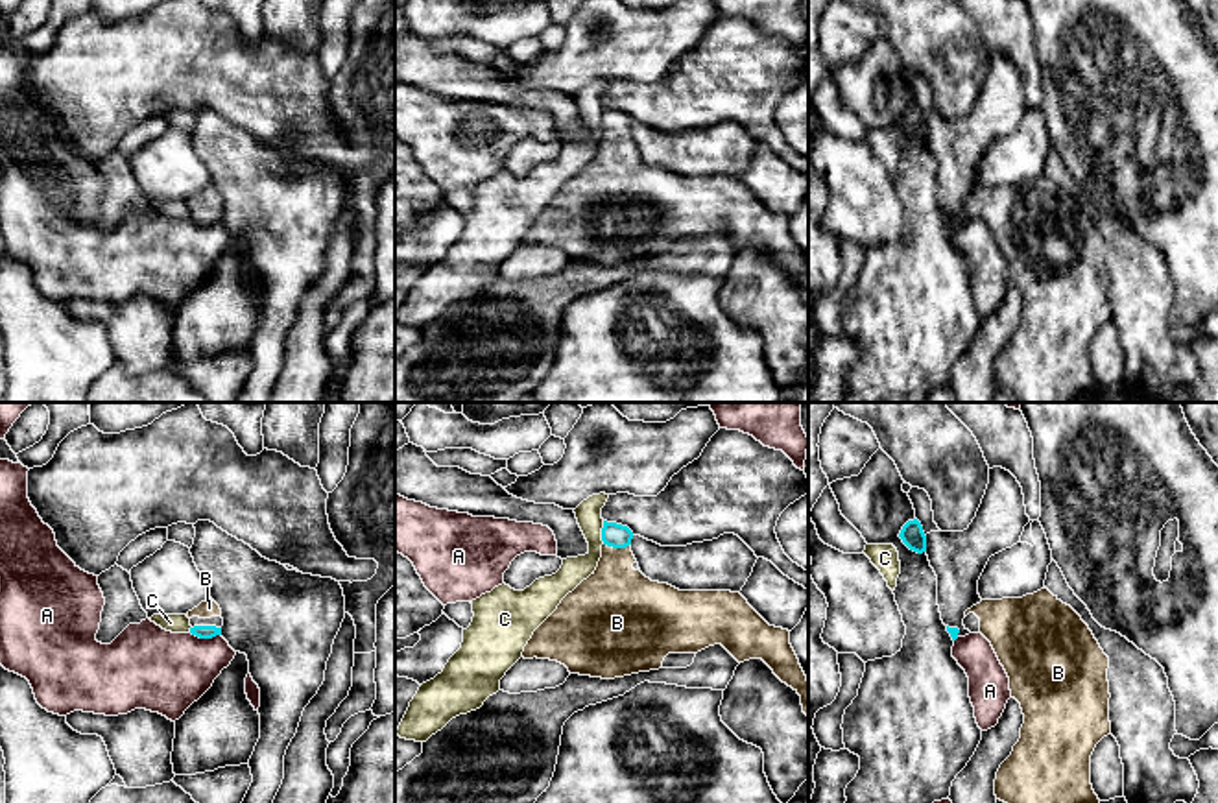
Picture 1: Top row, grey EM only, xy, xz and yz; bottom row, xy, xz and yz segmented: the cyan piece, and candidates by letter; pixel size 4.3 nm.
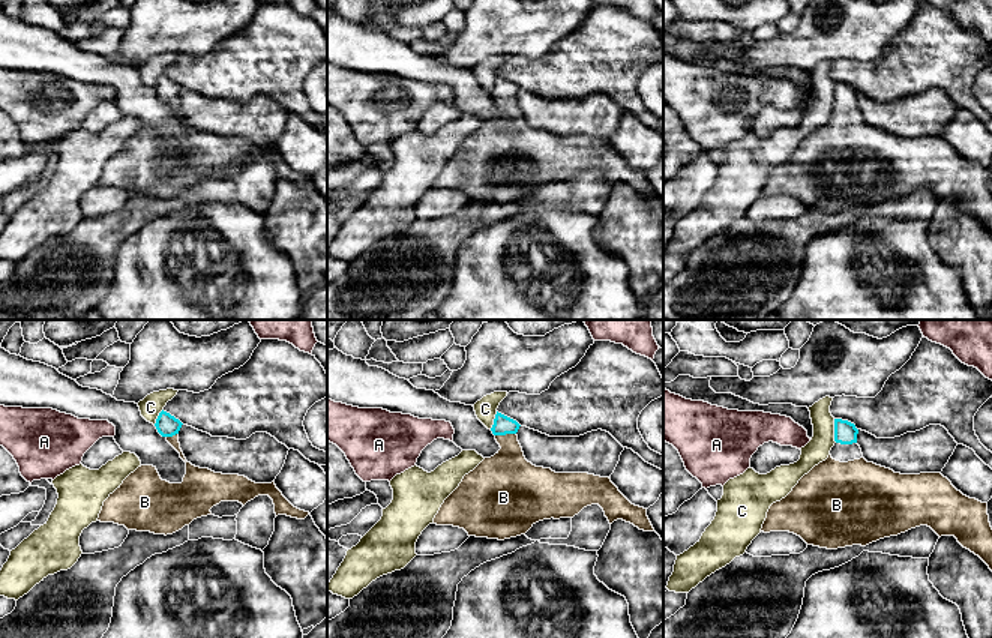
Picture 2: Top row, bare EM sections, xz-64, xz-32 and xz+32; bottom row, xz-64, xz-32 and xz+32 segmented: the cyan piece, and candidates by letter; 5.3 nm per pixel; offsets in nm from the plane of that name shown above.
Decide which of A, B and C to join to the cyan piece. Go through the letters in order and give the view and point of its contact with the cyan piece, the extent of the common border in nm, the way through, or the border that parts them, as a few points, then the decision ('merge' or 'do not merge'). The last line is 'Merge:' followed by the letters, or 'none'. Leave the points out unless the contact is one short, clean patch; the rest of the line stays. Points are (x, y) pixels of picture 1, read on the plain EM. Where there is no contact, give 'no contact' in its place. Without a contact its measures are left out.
A: contact xy (205, 224); length 140 nm; border xy (189, 218), (200, 224), (220, 222); do not merge
B: contact xz (617, 133); length 120 nm; way xz (617, 122), (617, 133), (617, 191); merge
C: contact xz (602, 119); length 100 nm; do not merge
Merge: B

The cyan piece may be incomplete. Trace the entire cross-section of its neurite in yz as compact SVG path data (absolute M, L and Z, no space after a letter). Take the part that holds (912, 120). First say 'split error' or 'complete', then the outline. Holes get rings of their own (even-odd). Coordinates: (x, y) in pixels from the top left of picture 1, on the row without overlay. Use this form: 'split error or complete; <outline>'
complete; M917 105L908 107L908 109L902 113L899 124L902 126L902 129L904 129L910 137L914 137L914 138L917 138L917 140L926 138L926 122L925 122L923 113L921 113L921 109L919 109Z

